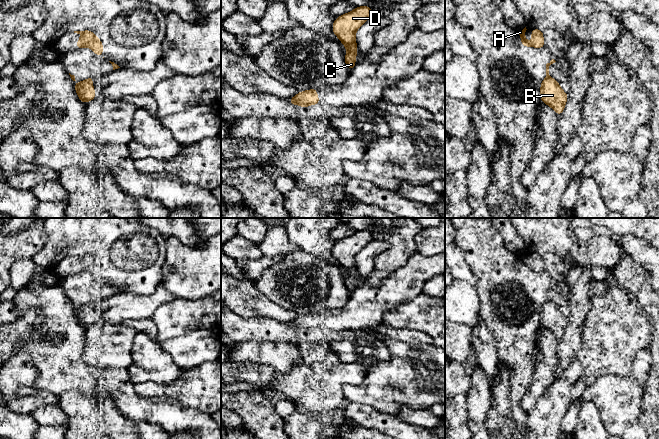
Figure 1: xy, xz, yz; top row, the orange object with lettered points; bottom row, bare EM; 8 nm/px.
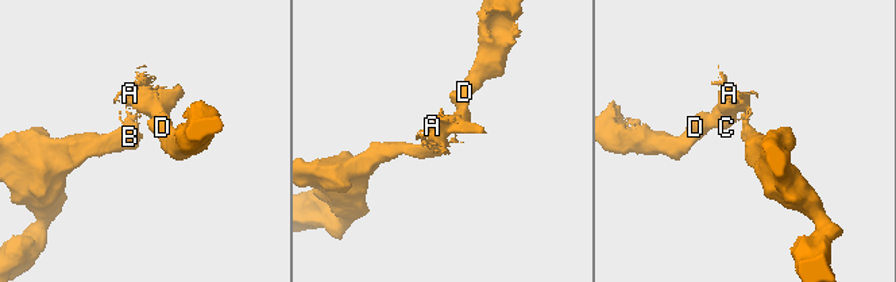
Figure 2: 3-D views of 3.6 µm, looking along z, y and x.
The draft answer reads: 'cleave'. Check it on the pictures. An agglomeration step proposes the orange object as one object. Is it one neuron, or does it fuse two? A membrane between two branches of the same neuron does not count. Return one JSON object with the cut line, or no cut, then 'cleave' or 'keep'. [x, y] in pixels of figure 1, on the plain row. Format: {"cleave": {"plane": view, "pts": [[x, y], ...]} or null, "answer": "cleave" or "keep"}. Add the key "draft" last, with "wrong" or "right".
{"cleave": {"plane": "yz", "pts": [[548, 299], [546, 302]]}, "answer": "cleave", "draft": "right"}

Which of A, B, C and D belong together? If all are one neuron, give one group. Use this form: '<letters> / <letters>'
A C D / B

